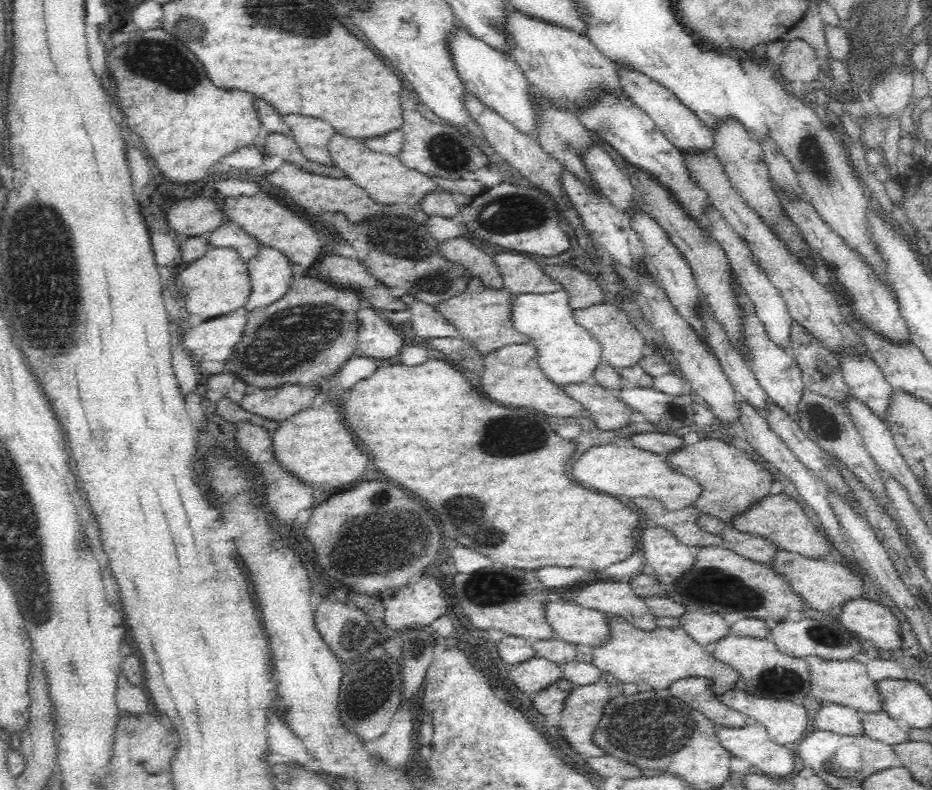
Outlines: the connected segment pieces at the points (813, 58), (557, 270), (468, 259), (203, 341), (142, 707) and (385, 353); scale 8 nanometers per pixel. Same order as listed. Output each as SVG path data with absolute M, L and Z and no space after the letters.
M804 38L785 40L785 48L779 62L782 76L790 82L806 82L815 79L820 72L815 47Z
M557 265L545 267L545 272L550 277L564 283L564 289L572 293L570 305L575 309L592 308L592 306L606 303L606 294L600 282L596 280L596 275L572 266Z
M460 235L439 242L439 251L448 260L460 263L470 269L490 288L502 288L504 274L496 265L493 252L478 247L478 242L469 235Z
M242 305L234 309L234 312L227 312L220 316L213 316L200 323L199 326L190 327L188 334L183 335L186 350L192 350L200 360L216 360L216 362L228 362L234 358L236 346L244 336L246 324L248 324L248 307Z
M118 667L115 676L114 704L120 710L141 713L148 711L148 691L140 683L134 683Z
M360 309L357 321L356 354L359 356L368 356L378 361L390 360L404 350L403 333L392 321L384 318L379 309Z

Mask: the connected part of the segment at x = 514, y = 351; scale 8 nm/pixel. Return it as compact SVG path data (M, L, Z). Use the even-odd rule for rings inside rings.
M533 342L512 343L486 353L486 368L481 372L482 386L494 401L504 405L532 406L533 409L554 416L591 416L592 411L564 391L564 386L556 384L544 373L540 365L540 353Z

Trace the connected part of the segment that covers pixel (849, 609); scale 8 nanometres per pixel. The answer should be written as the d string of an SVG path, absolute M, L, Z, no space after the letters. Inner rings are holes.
M858 598L844 606L838 618L846 628L858 633L869 644L896 650L902 648L902 620L884 604L868 598Z

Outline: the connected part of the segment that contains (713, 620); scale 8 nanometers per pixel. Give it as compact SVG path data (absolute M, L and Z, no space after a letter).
M688 612L679 618L684 627L660 627L647 631L624 617L610 615L614 636L608 644L594 648L592 663L623 683L634 682L644 687L666 688L688 677L711 679L719 695L741 687L740 671L734 665L718 659L712 651L717 641L734 634L732 625L726 622L724 615L718 612Z

